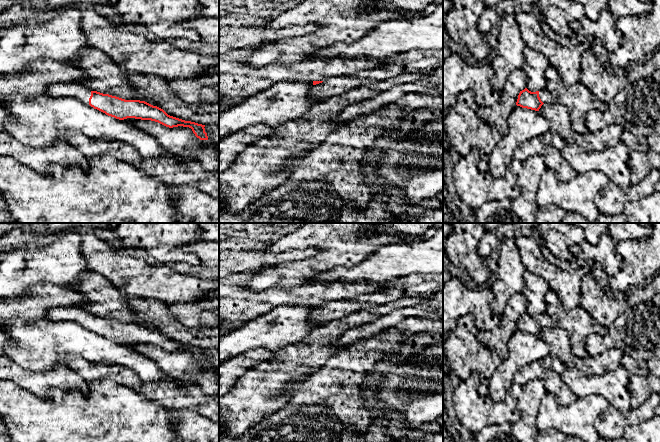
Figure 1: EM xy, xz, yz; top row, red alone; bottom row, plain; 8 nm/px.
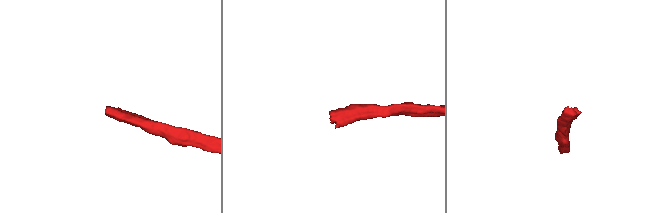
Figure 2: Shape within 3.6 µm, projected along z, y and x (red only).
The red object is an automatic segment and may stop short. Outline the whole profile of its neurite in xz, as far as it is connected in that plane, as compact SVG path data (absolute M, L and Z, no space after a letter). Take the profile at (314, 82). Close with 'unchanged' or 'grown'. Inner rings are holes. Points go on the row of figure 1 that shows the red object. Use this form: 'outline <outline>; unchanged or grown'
outline M305 78L280 82L248 97L219 115L219 140L254 125L275 127L300 117L320 102L309 102L307 97L312 86L322 82Z; grown

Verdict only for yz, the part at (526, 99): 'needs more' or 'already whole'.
needs more

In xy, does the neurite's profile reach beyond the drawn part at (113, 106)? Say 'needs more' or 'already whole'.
needs more

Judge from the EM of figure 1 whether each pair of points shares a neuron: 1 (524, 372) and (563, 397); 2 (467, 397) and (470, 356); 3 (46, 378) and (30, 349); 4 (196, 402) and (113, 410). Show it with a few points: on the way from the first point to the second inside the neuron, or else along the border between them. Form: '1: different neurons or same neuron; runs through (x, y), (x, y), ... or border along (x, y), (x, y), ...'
1: same neuron; runs through (535, 372), (542, 372), (556, 386)
2: different neurons; border along (469, 376), (462, 381)
3: different neurons; border along (60, 363), (44, 370), (25, 370), (19, 366)
4: different neurons; border along (141, 394), (169, 409)

